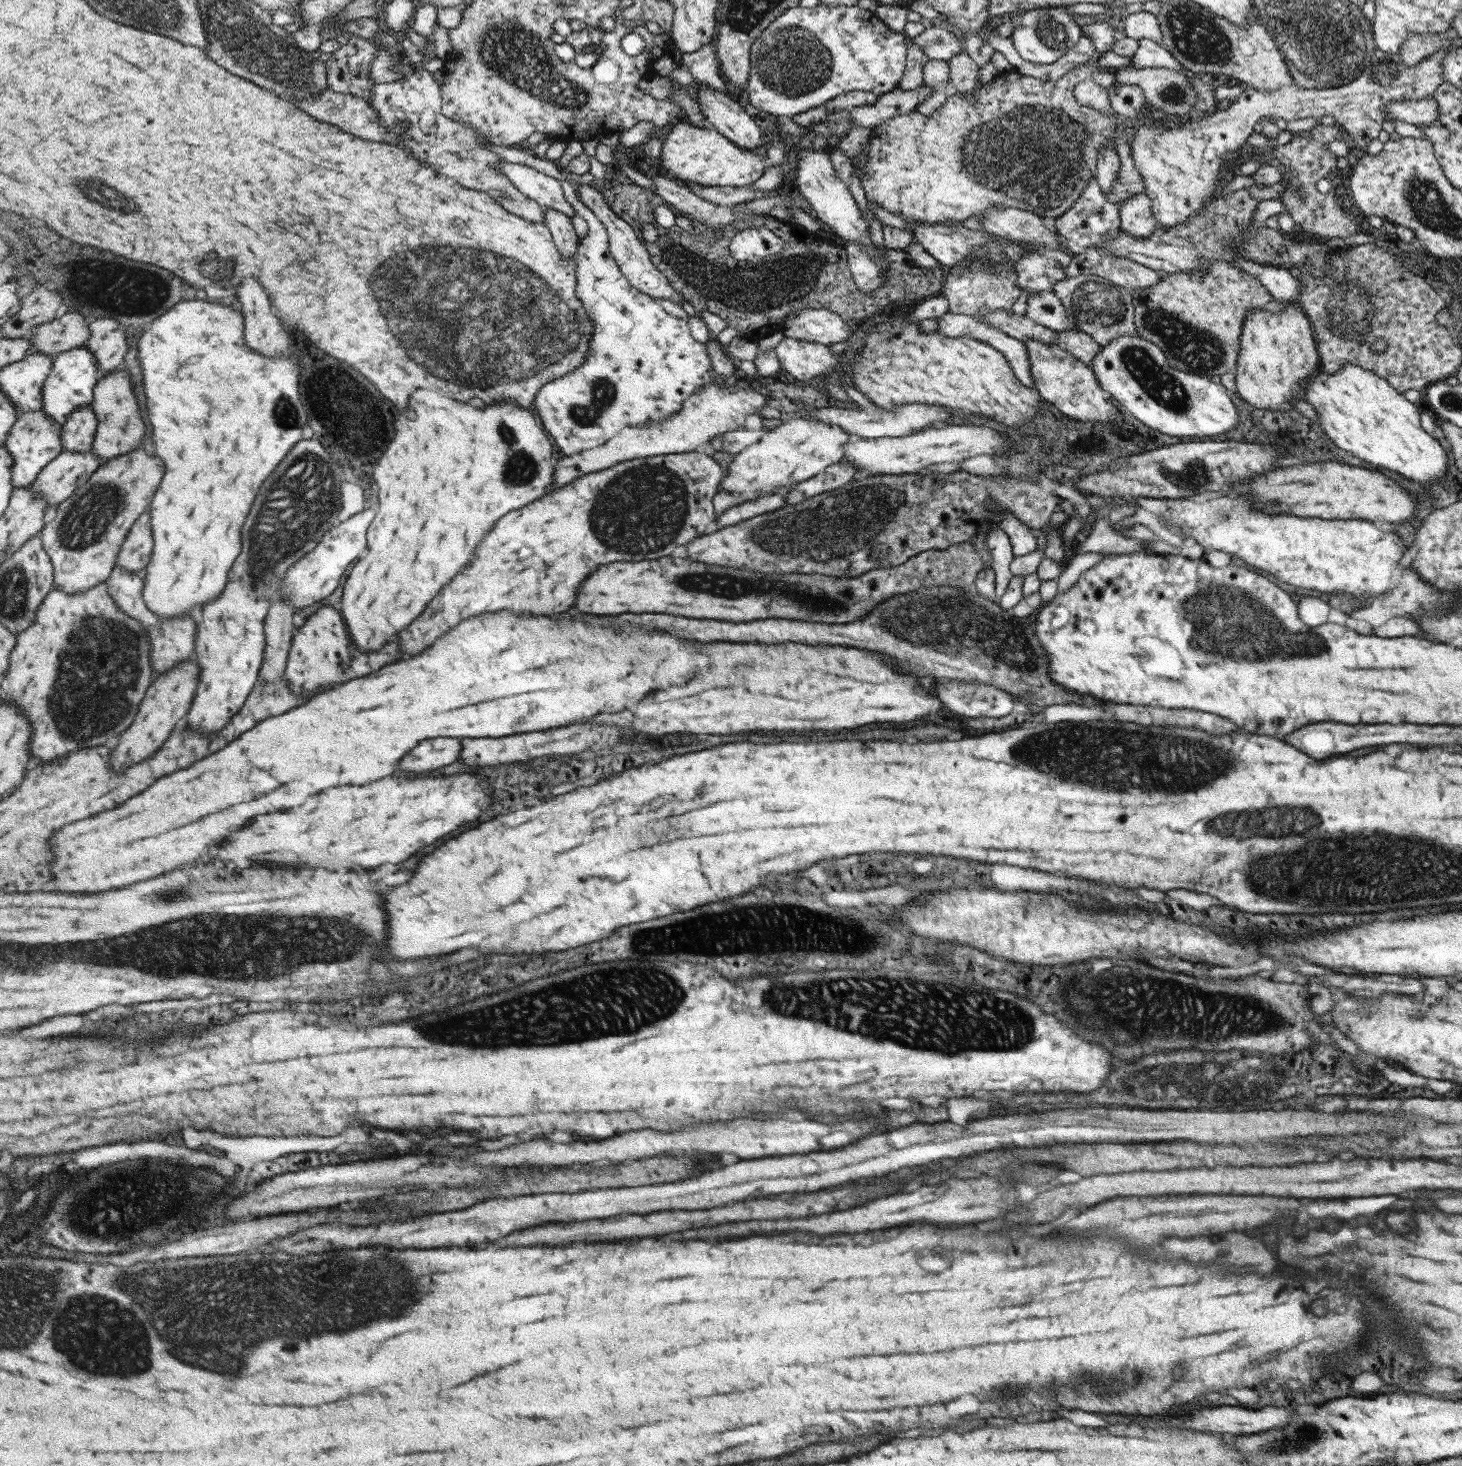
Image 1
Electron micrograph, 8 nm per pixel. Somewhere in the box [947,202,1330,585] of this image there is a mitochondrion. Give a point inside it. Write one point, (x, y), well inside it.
(1191, 347)

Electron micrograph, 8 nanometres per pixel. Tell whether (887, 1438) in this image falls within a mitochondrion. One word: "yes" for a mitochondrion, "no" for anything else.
no

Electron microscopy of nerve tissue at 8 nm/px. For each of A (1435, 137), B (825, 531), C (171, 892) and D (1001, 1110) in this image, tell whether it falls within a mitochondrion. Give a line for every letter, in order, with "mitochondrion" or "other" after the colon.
A: other
B: mitochondrion
C: mitochondrion
D: other

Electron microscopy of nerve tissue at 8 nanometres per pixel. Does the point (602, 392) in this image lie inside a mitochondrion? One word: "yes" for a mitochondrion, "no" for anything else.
yes

